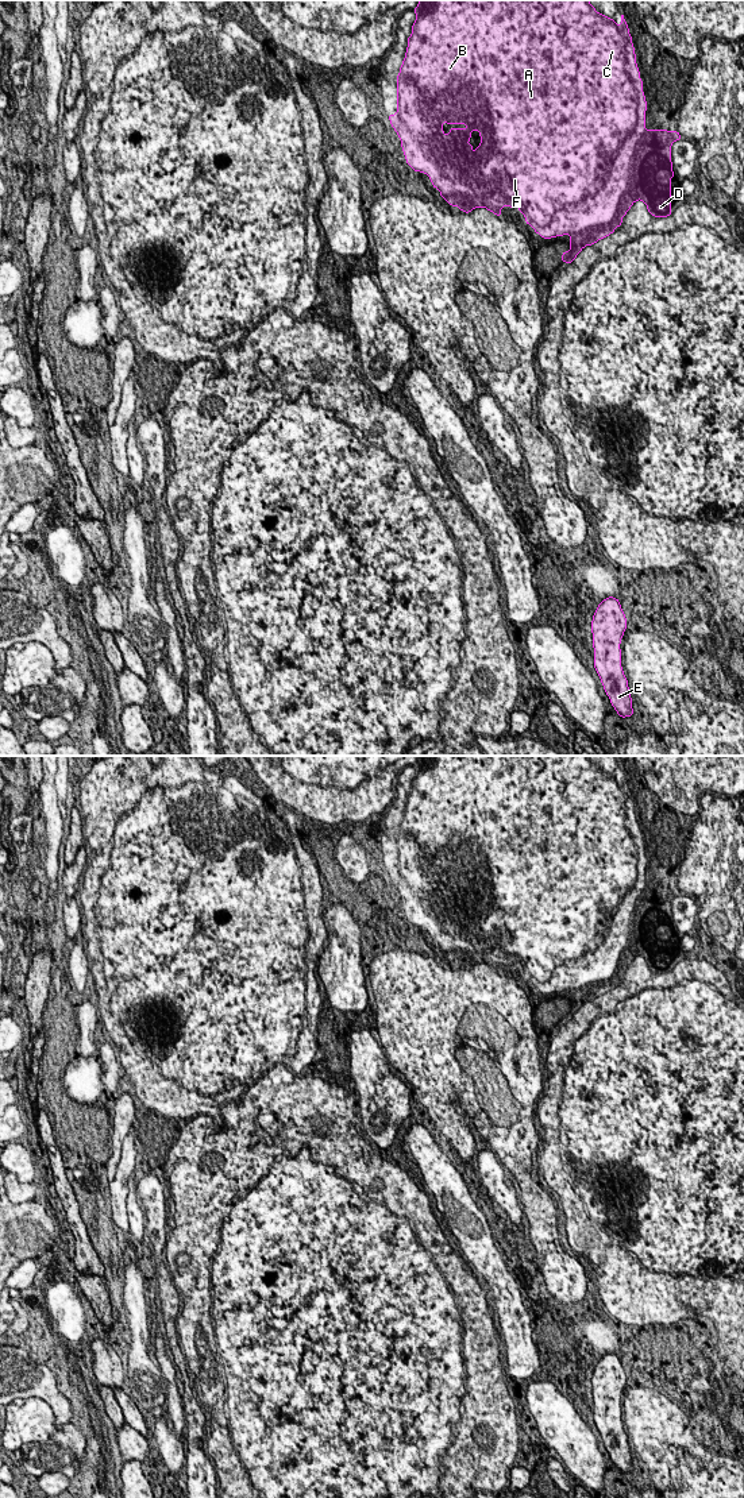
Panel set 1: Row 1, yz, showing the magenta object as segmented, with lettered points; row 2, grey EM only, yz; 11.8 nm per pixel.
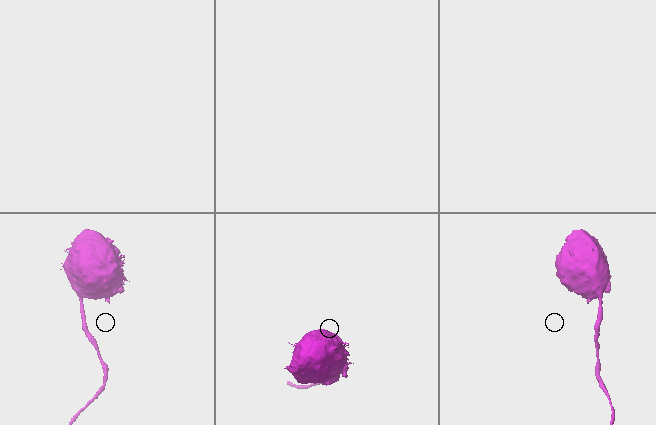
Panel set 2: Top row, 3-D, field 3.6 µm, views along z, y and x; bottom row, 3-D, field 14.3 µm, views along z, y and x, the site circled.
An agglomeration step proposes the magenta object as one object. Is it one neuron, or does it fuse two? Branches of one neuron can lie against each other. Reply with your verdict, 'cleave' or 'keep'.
cleave

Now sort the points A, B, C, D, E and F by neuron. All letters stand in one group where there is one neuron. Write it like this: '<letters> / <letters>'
A B C E F / D

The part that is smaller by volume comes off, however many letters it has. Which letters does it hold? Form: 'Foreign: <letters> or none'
Foreign: D

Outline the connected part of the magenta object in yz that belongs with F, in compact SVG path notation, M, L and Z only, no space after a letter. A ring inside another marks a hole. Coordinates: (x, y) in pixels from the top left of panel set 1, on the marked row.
M419 0L417 7L413 8L416 13L416 22L412 26L412 34L408 38L408 47L405 53L405 58L402 61L402 66L400 67L400 73L397 74L397 113L388 115L392 127L397 132L401 147L406 159L406 163L415 170L424 173L432 181L435 189L440 190L440 196L448 205L458 206L459 211L470 213L474 208L486 208L493 212L498 217L501 216L502 206L519 208L519 213L524 213L525 223L529 224L536 233L539 233L543 239L551 239L556 236L570 235L570 246L571 248L562 254L562 262L571 263L577 255L582 251L583 247L591 246L597 243L600 239L609 236L616 232L616 227L621 227L622 217L628 211L624 209L624 202L628 198L629 189L629 161L632 159L632 154L635 152L635 144L640 140L640 136L645 131L645 111L647 101L643 92L643 81L640 78L640 72L636 63L635 47L632 43L632 36L629 34L628 24L625 22L624 15L621 15L621 23L616 24L613 19L598 13L595 8L590 4L589 0ZM443 123L447 124L467 124L467 128L450 128L450 134L446 135L443 132ZM471 131L479 131L481 144L478 147L473 147L470 143Z

